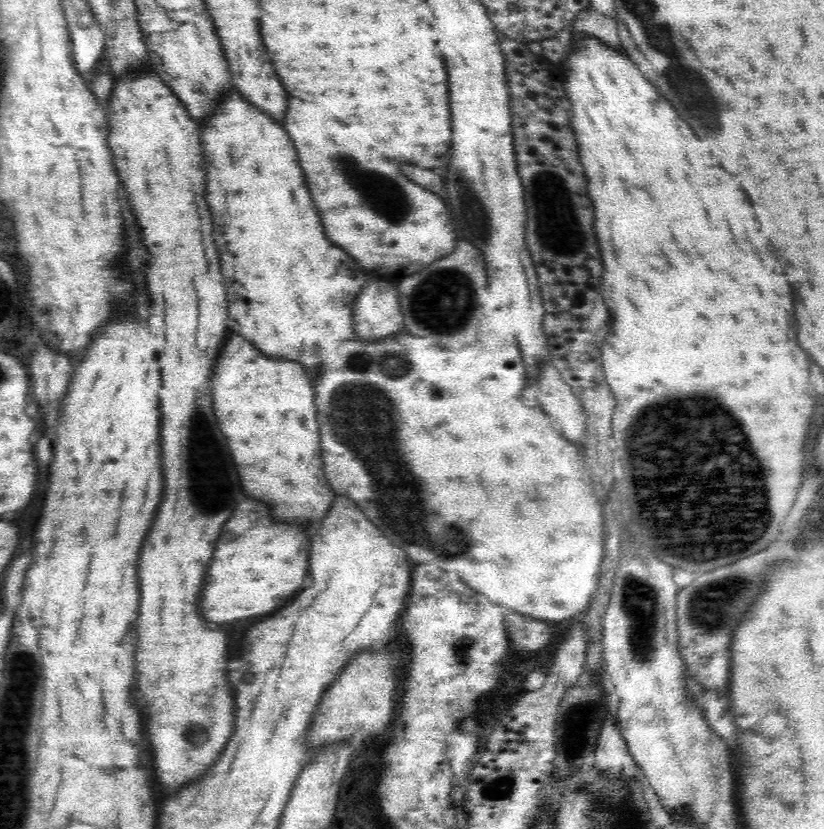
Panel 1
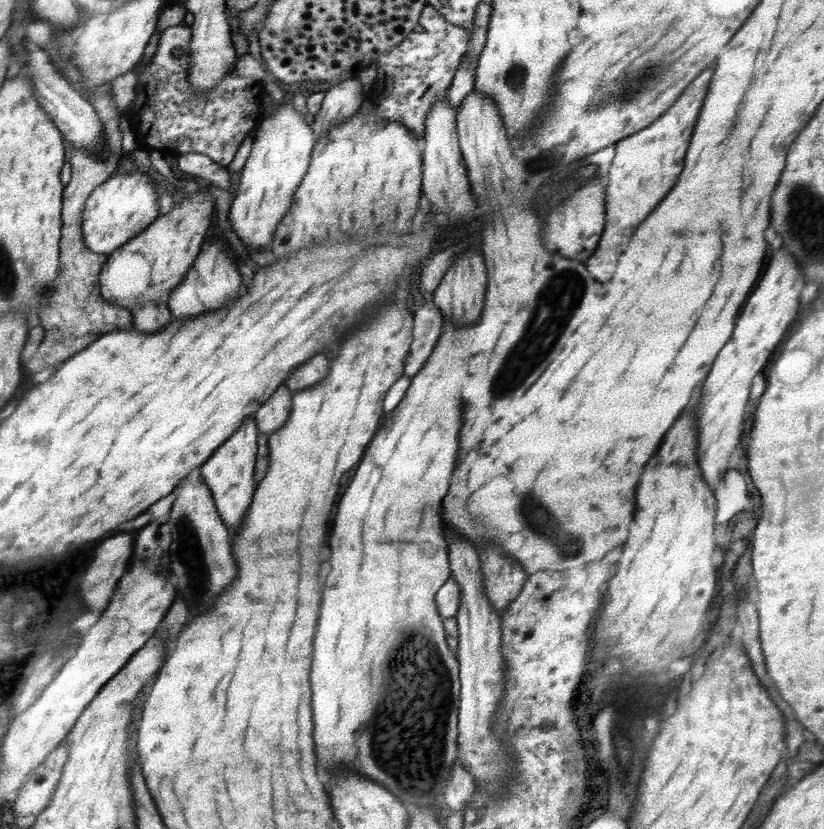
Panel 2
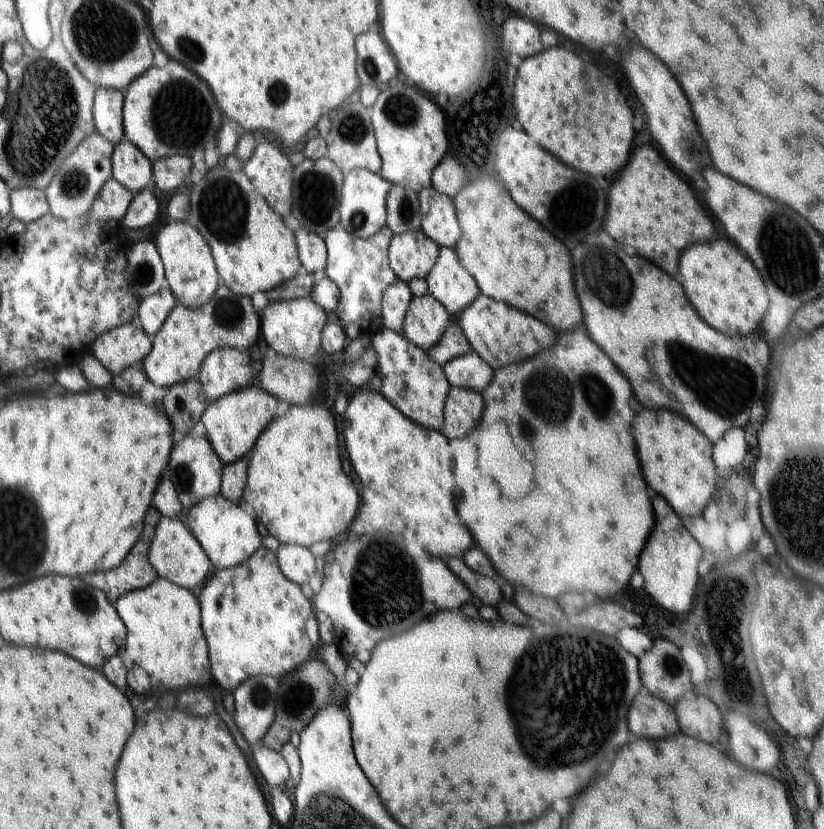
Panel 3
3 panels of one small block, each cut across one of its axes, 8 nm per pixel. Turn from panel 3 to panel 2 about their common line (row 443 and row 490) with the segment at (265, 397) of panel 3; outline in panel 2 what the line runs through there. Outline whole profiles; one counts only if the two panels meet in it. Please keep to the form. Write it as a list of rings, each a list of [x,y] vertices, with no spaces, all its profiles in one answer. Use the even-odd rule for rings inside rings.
[[[246,418],[242,422],[242,427],[216,449],[206,463],[200,466],[200,474],[205,486],[210,490],[218,514],[232,536],[240,530],[240,526],[246,518],[246,510],[253,501],[257,488],[256,481],[254,481],[254,470],[257,460],[258,436],[260,435],[253,418]]]

